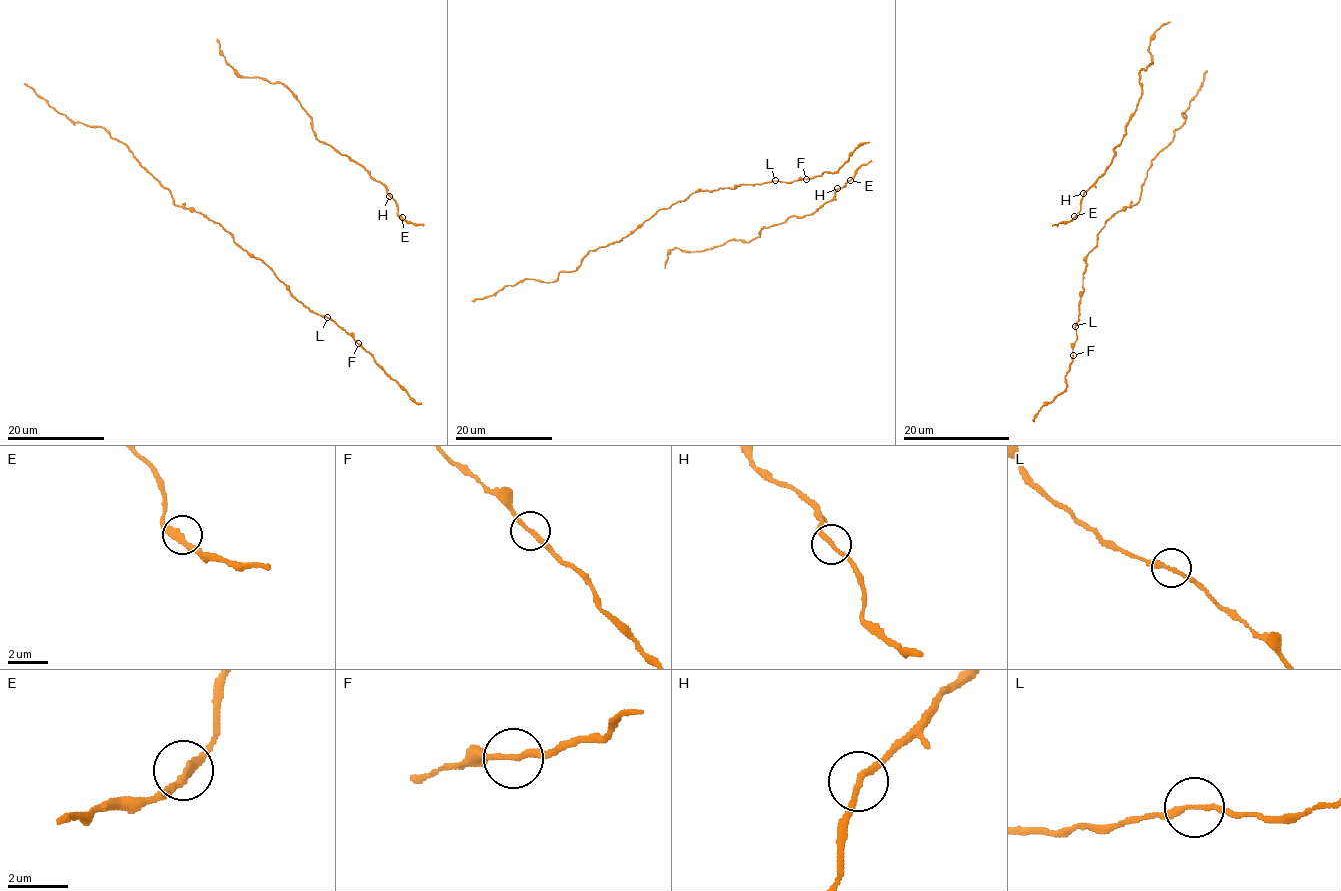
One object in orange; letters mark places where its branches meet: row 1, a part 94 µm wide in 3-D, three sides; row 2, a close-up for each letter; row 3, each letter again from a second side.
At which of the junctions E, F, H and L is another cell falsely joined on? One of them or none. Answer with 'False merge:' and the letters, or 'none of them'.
False merge: none of them

